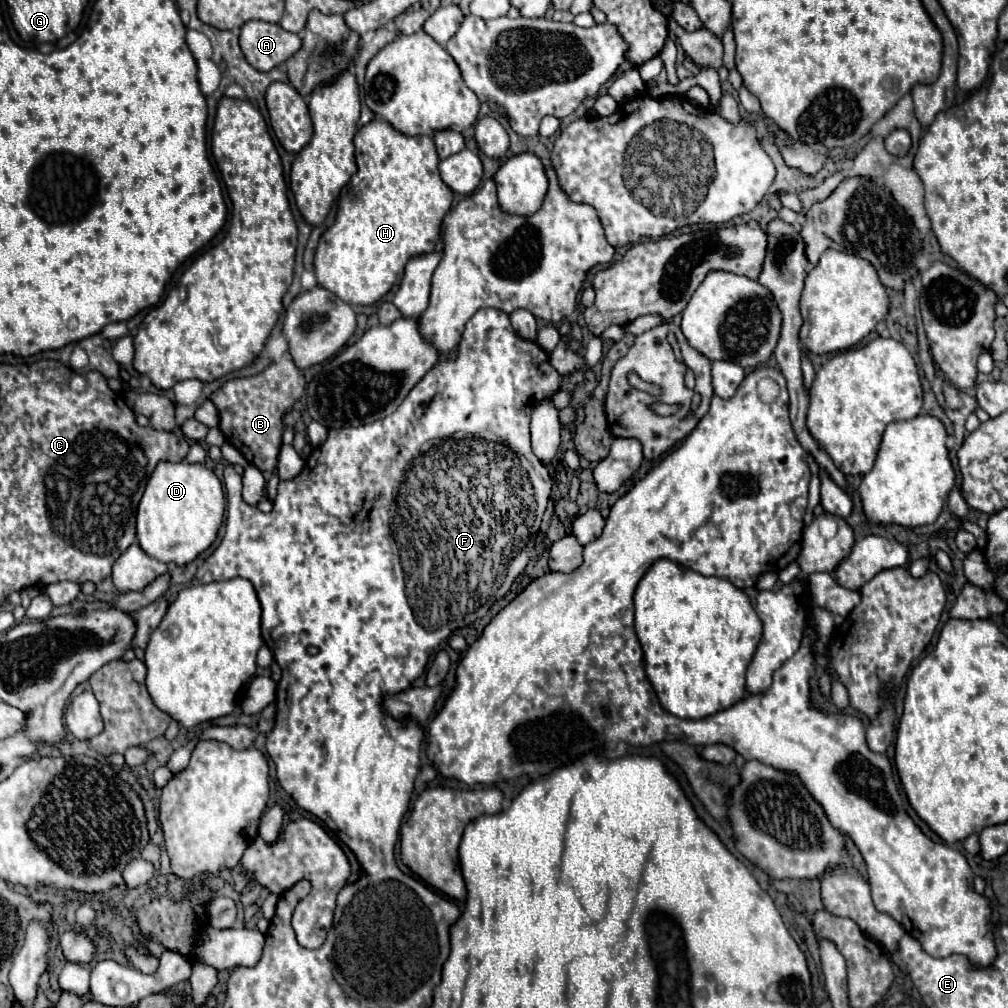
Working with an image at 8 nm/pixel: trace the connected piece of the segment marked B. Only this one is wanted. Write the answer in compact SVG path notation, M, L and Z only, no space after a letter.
M286 352L278 364L268 364L258 376L228 380L210 396L210 400L220 412L220 430L226 440L238 448L252 466L260 468L262 472L272 472L282 446L282 416L294 406L296 400L300 400L304 390L304 374L296 368L292 356Z

